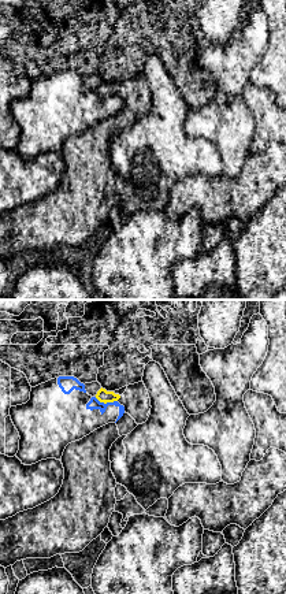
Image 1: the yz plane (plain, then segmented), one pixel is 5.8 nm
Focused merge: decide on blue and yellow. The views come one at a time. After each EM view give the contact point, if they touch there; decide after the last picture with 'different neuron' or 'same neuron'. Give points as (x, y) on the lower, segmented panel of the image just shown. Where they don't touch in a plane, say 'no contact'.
(107, 403)

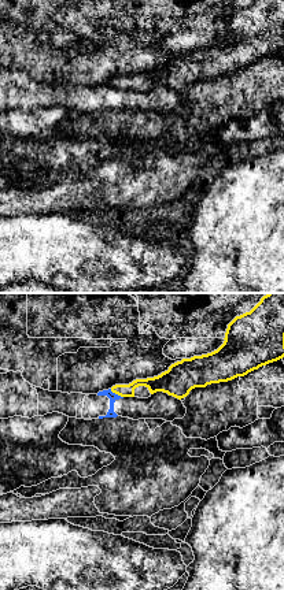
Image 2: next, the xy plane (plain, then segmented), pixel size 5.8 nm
(117, 394)

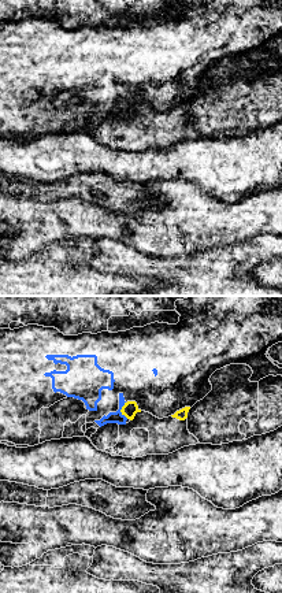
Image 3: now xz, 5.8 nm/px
(121, 408)

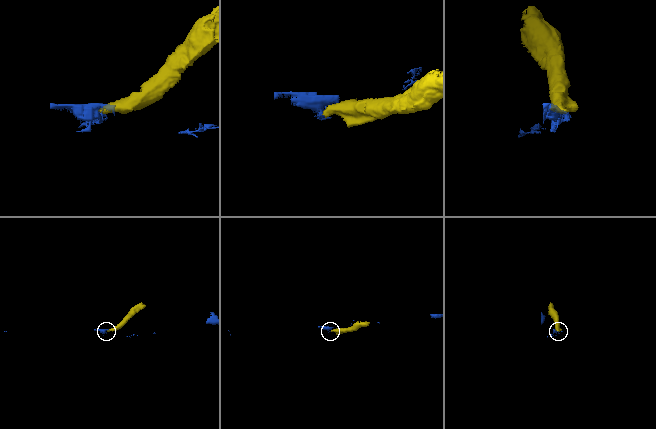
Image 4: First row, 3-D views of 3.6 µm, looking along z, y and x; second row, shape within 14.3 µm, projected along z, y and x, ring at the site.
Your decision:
different neuron

